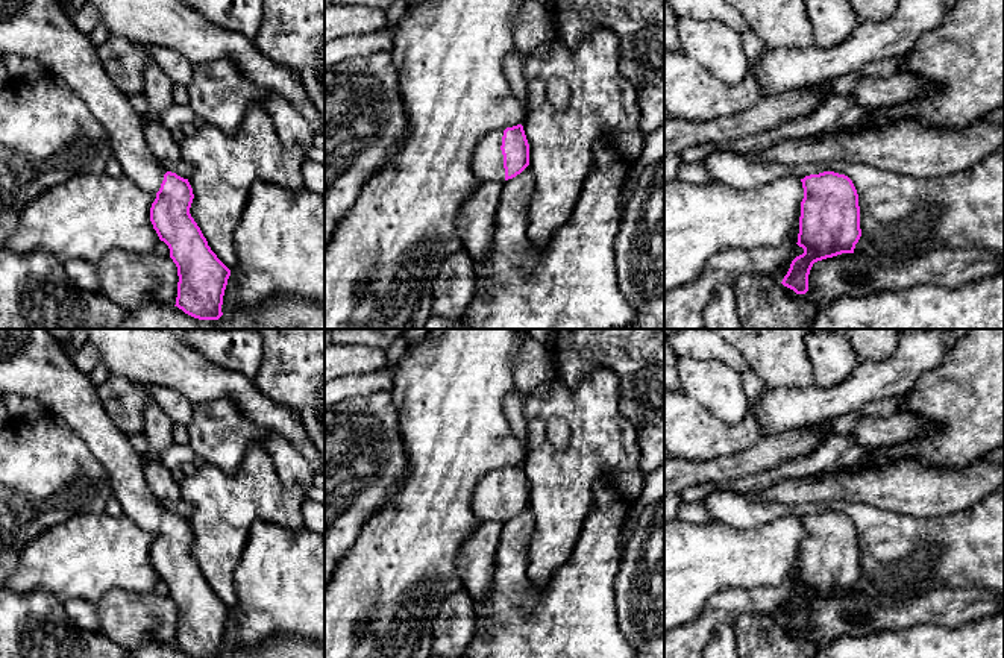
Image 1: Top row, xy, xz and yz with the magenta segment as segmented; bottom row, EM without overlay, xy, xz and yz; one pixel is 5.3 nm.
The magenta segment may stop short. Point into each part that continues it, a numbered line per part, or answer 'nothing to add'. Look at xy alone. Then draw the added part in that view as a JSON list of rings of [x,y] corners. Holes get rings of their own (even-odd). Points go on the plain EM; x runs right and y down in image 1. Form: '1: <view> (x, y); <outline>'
1: xy (32, 363); [[[0,329],[0,391],[35,399],[45,411],[62,417],[108,472],[112,496],[123,514],[147,532],[159,531],[167,508],[146,482],[143,456],[106,414],[89,376],[76,367],[73,356],[47,329]]]

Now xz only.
1: xz (487, 501); [[[504,470],[488,472],[475,488],[472,506],[482,522],[505,522],[502,476]]]

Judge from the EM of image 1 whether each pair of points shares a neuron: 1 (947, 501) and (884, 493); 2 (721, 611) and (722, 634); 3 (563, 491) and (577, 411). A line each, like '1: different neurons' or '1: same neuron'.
1: same neuron
2: different neurons
3: same neuron

